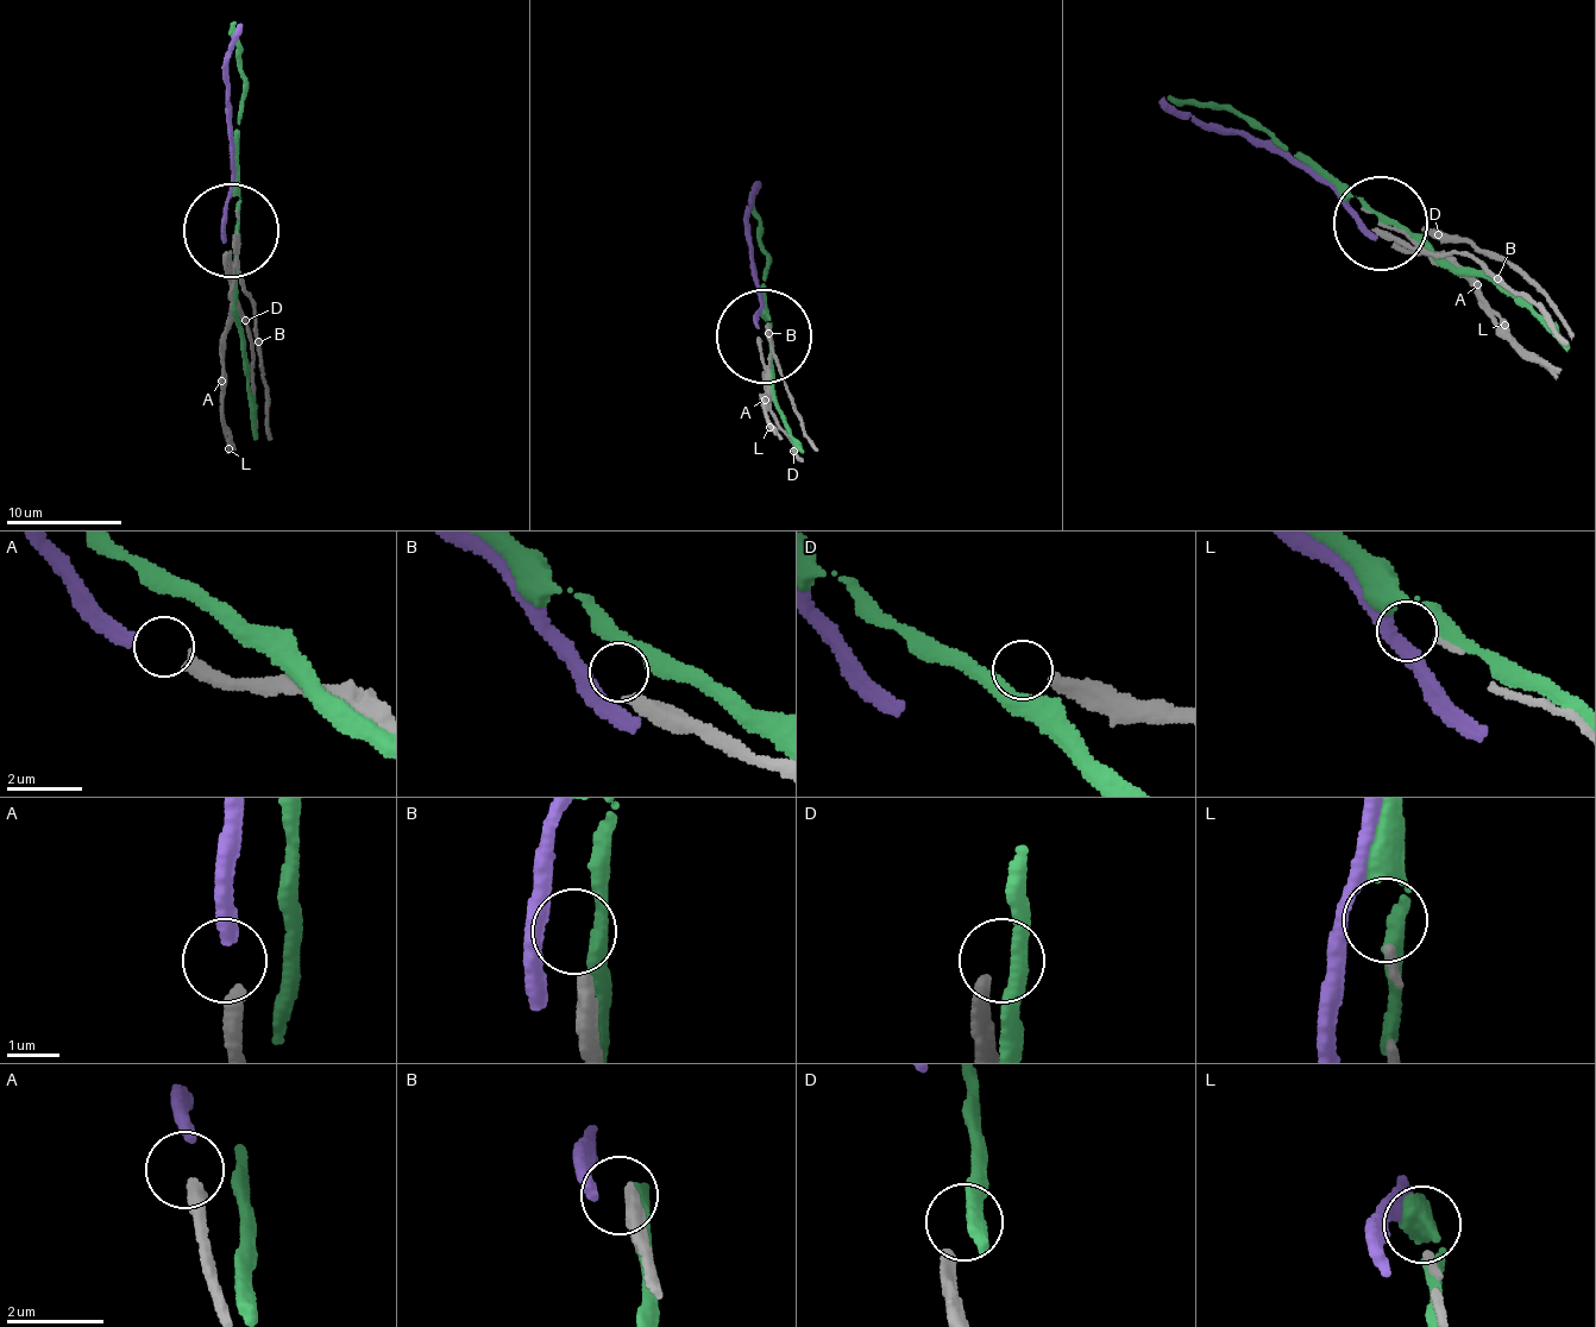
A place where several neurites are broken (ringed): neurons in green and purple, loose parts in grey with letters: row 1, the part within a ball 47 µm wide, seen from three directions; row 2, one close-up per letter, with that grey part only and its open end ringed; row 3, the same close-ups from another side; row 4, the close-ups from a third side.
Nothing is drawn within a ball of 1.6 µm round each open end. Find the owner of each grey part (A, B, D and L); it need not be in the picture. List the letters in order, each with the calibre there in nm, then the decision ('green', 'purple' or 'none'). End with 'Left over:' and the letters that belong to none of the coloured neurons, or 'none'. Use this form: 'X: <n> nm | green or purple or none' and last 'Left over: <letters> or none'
A: 360 nm | purple
B: 360 nm | none
D: 300 nm | none
L: 150 nm | none
Left over: B, D, L

